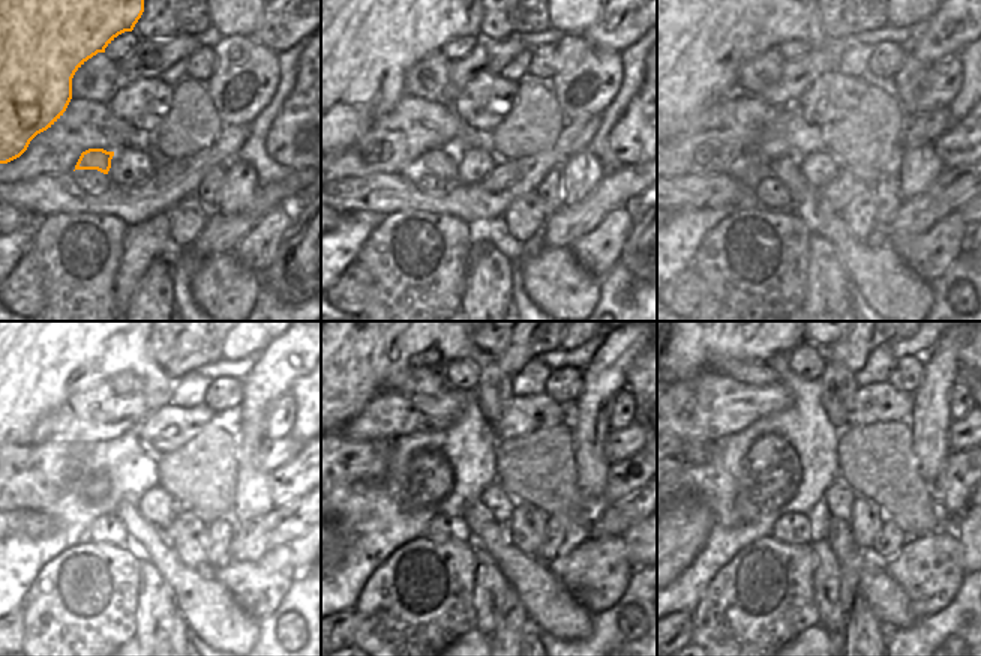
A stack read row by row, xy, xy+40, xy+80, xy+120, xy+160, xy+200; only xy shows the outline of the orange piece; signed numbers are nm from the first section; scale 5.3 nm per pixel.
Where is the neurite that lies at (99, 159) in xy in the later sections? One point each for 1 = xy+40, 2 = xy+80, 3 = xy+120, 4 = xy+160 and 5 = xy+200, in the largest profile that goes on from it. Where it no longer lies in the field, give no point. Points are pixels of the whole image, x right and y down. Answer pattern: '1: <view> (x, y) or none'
1: xy+40 (441, 162)
2: xy+80 (785, 167)
3: xy+120 (128, 512)
4: xy+160 (476, 511)
5: xy+200 (821, 511)

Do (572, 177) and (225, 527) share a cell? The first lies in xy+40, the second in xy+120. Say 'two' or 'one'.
two

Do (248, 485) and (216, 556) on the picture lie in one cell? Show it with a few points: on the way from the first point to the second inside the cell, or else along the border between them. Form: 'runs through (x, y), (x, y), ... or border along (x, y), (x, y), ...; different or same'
border along (230, 518), (237, 529); different

